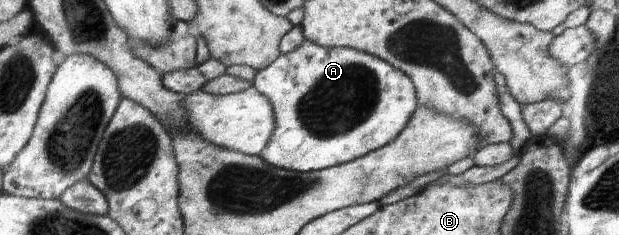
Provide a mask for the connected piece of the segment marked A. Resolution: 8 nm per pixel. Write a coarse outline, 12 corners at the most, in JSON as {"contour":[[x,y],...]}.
{"contour":[[308,39],[257,71],[299,173],[391,144],[418,107],[404,72]]}

